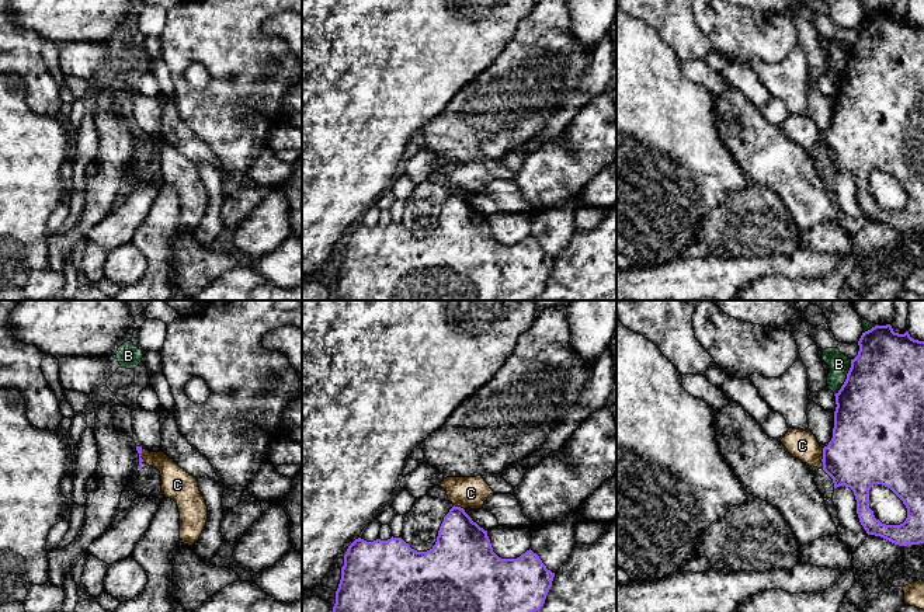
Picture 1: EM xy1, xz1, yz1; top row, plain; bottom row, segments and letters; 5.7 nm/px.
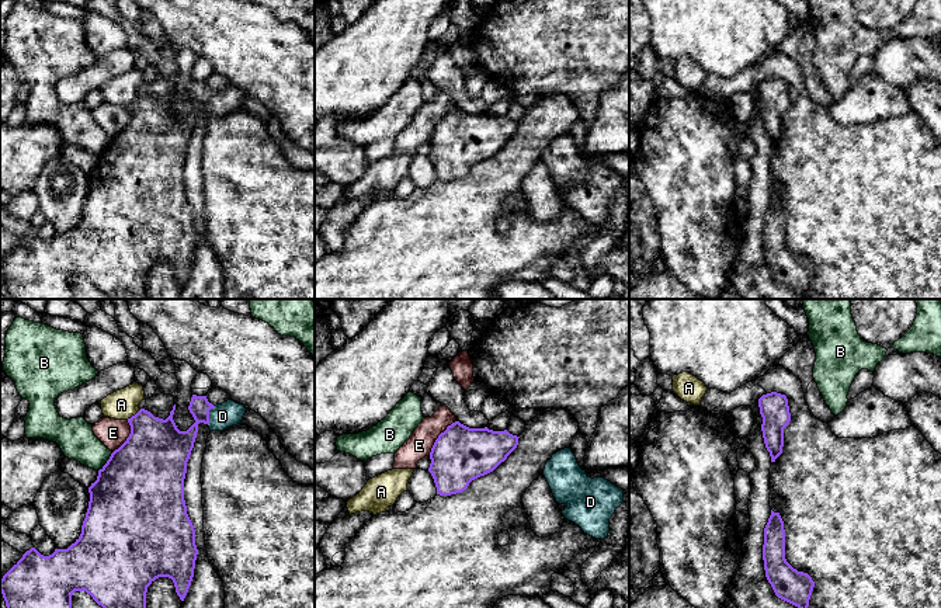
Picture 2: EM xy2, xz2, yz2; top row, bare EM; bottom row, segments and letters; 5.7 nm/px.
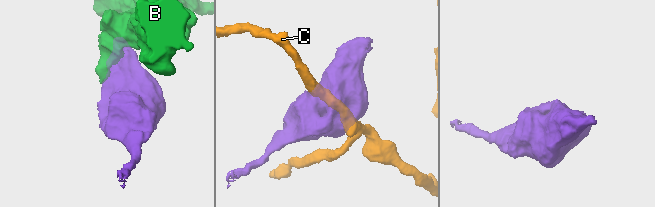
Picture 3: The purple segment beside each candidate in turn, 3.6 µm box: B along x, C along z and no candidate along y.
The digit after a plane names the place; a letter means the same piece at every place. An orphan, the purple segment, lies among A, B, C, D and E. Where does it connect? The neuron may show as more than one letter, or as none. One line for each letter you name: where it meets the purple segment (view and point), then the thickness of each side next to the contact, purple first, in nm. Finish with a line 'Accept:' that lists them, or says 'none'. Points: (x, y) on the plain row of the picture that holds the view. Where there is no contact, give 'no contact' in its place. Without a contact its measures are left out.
D: xy2 (208, 100) | 170/140 nm
Accept: D

